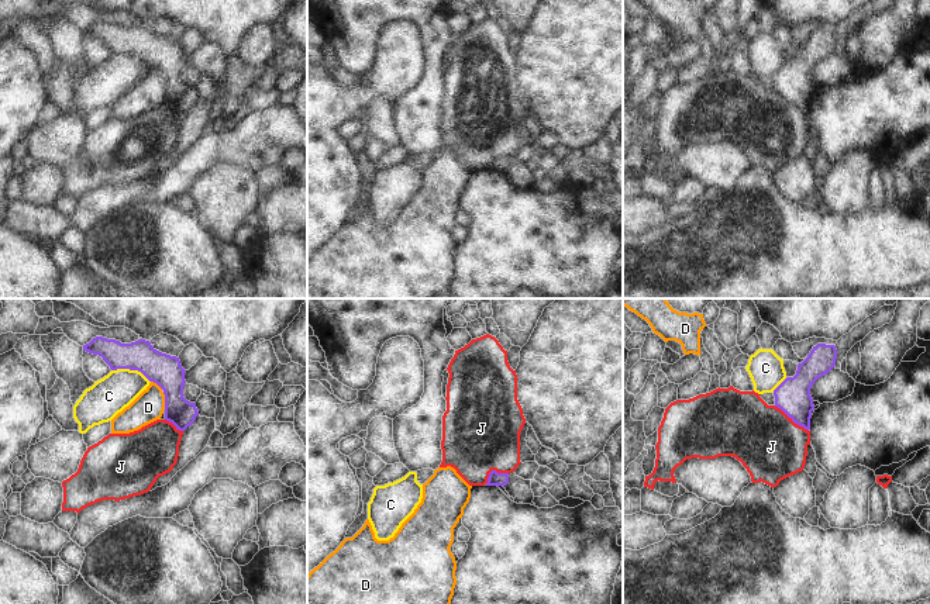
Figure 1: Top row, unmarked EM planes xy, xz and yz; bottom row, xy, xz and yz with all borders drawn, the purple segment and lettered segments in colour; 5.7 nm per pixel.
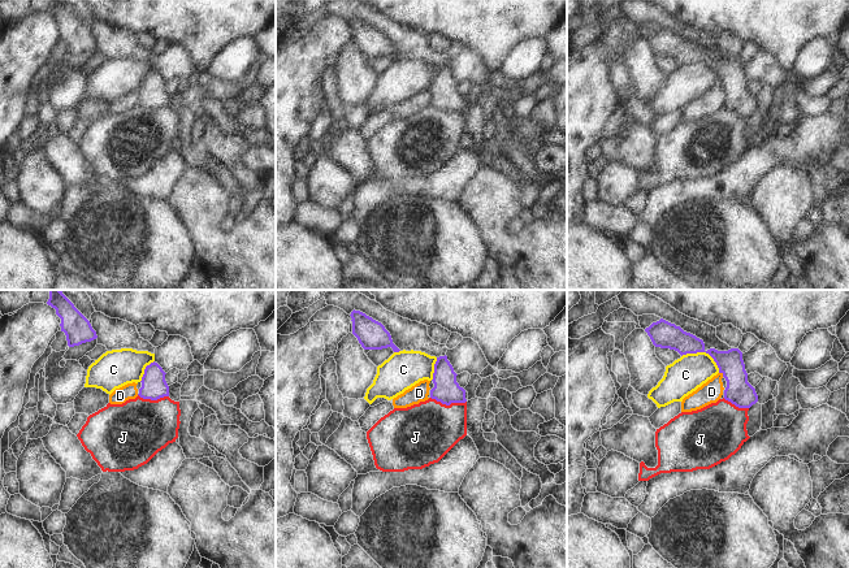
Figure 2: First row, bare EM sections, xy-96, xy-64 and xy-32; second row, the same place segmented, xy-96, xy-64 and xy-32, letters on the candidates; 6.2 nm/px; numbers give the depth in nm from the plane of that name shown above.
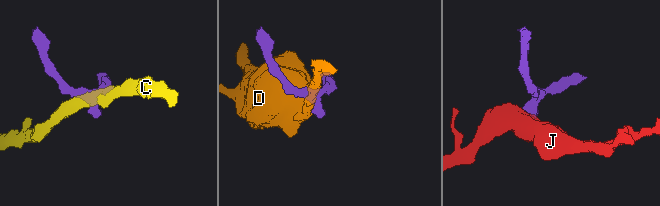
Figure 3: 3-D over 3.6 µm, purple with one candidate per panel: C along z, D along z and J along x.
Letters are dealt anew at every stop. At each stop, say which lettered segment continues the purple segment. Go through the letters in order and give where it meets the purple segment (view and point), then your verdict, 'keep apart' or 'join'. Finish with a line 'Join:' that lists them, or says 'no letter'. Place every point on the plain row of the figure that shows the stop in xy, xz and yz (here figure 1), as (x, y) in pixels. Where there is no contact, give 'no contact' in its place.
C: xy (131, 54) | keep apart
D: xy (165, 85) | keep apart
J: yz (791, 102) | keep apart
Join: no letter

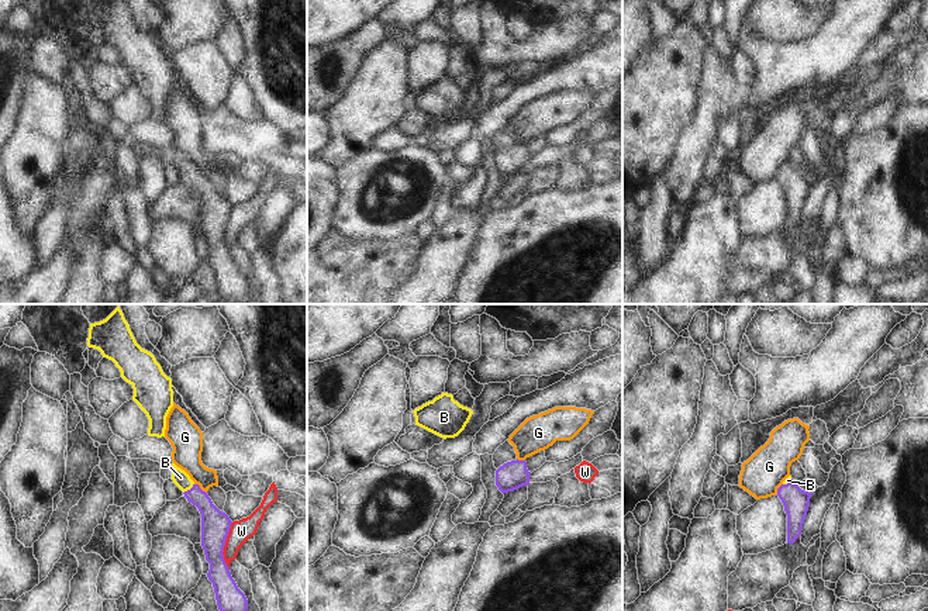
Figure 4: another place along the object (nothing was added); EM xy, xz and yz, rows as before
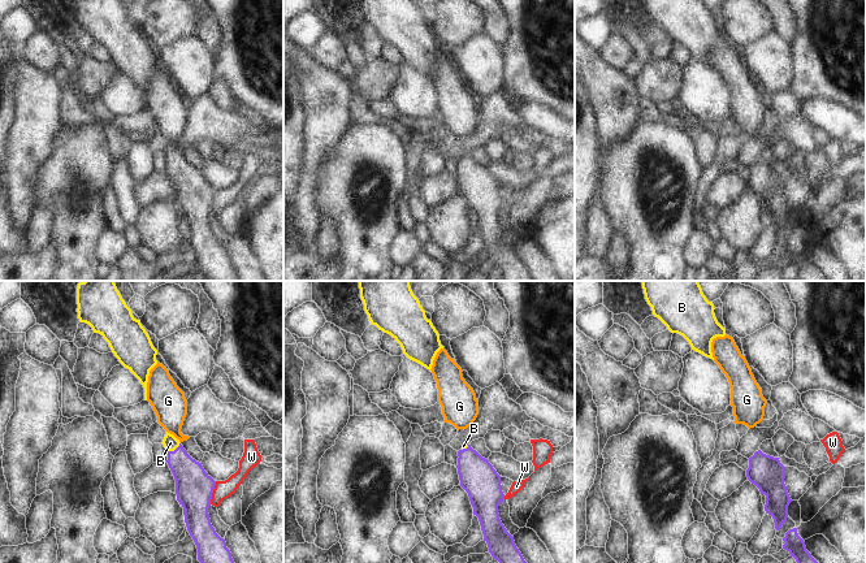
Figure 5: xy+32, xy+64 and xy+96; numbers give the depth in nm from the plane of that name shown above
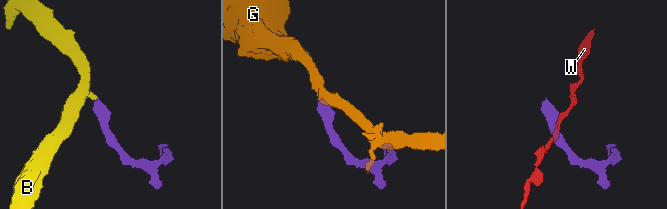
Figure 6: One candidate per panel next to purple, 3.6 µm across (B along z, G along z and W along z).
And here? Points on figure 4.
B: xy (190, 173) | join
G: xy (199, 172) | keep apart
W: xy (224, 230) | keep apart
Join: B

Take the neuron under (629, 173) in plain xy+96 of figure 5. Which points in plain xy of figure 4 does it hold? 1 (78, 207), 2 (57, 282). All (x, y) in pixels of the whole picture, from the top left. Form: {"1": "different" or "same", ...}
{"1": "same", "2": "different"}

